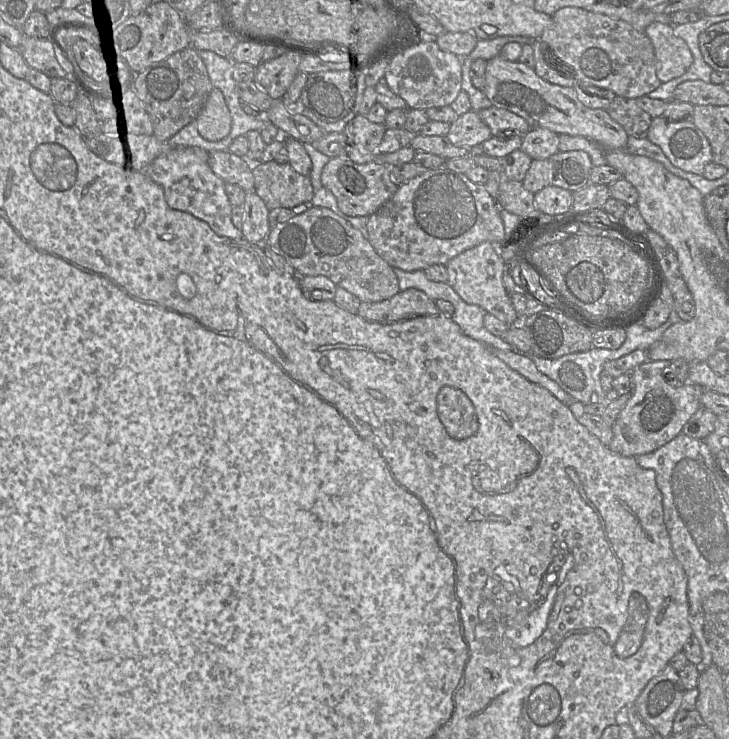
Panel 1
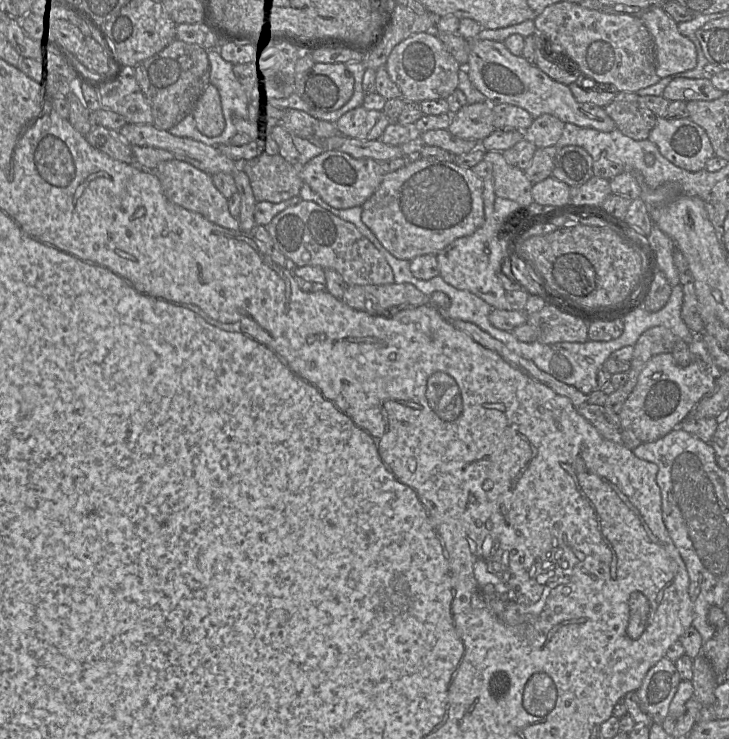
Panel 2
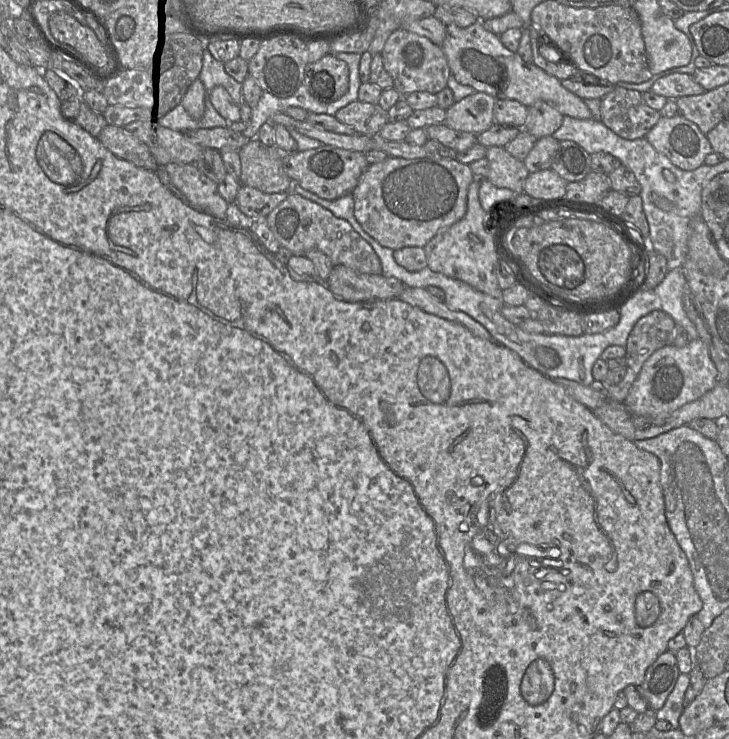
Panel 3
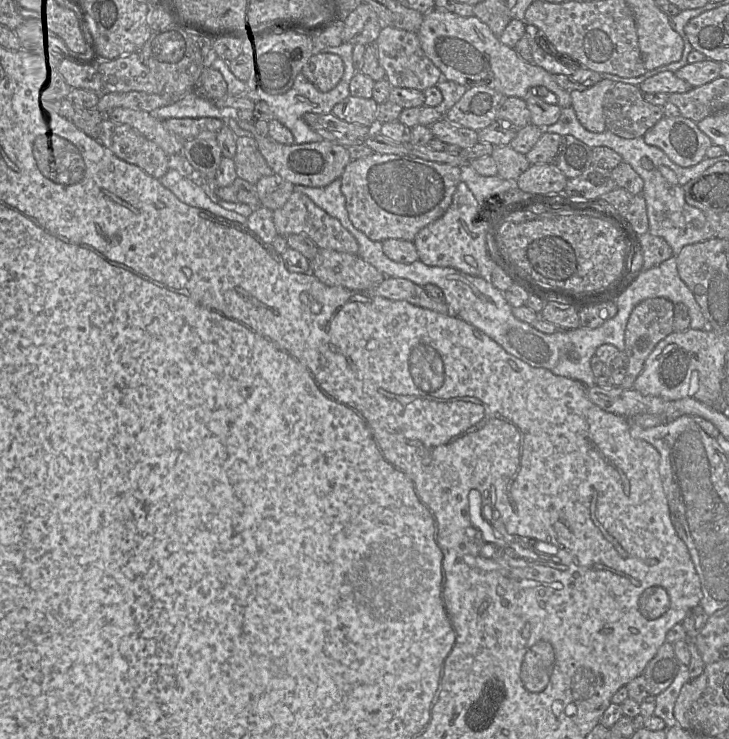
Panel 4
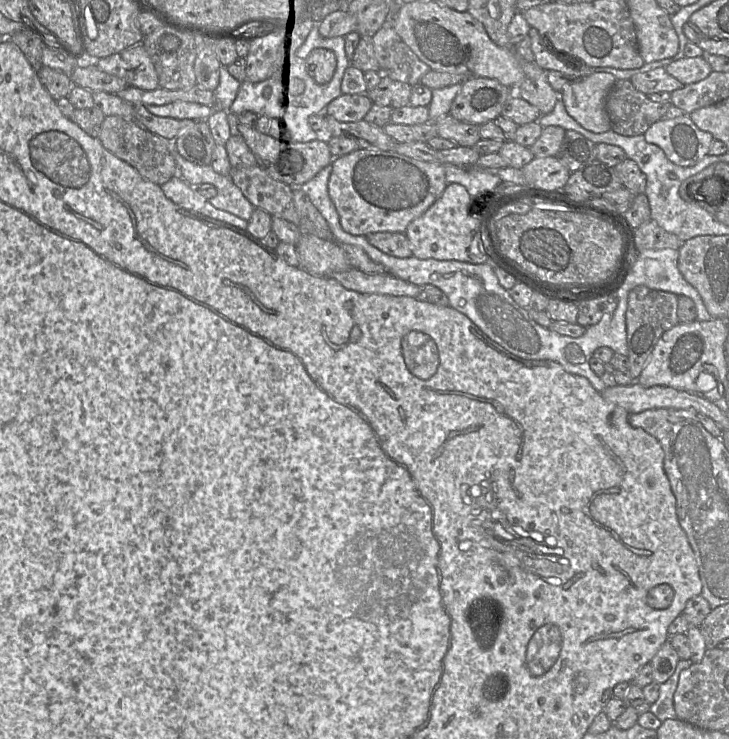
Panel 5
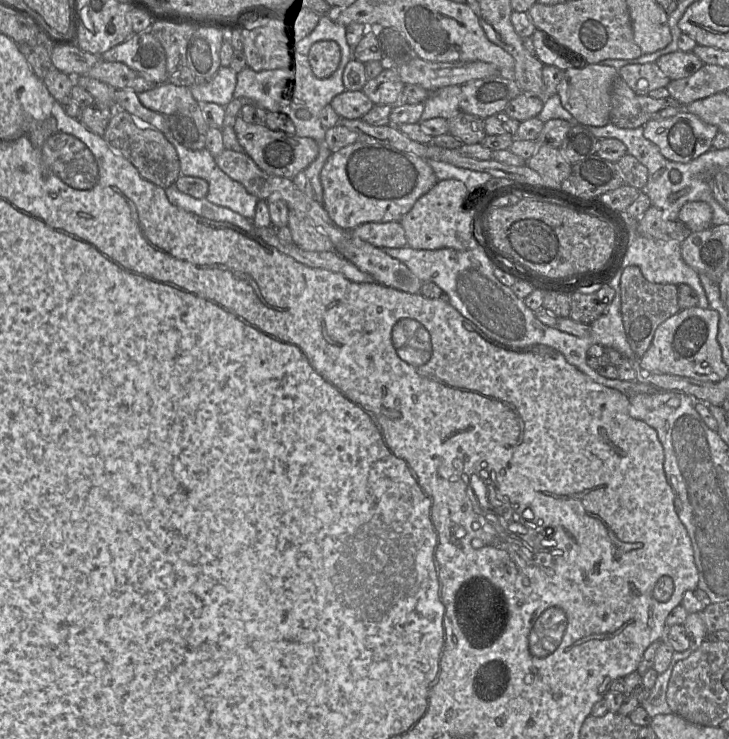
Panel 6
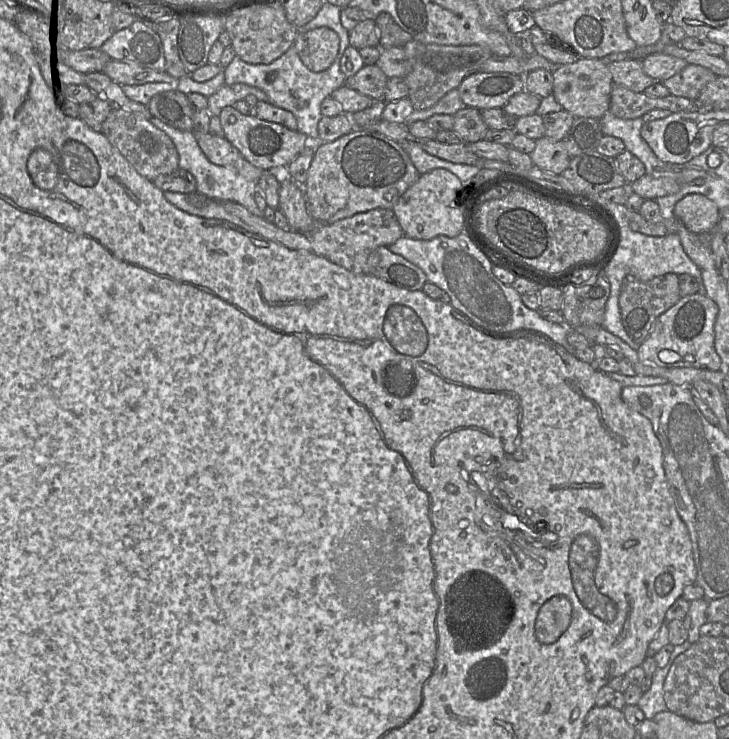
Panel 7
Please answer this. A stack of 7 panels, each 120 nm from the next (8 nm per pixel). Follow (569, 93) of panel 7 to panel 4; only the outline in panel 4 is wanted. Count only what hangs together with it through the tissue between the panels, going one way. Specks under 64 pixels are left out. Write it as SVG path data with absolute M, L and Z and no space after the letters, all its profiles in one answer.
M602 79L597 84L583 91L570 92L572 108L584 128L593 133L602 133L606 128L603 112L603 101L615 82Z

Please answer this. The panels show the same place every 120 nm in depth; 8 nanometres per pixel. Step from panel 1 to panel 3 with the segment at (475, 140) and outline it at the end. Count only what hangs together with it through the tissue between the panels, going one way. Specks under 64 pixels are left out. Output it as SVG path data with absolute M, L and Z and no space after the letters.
M476 91L446 110L444 124L457 131L478 135L494 124L495 105L494 97Z

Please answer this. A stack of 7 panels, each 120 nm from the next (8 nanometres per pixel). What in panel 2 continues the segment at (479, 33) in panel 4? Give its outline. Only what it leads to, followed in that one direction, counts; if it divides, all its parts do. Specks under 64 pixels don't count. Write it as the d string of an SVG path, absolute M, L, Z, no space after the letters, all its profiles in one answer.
M477 36L468 41L470 51L466 68L469 79L491 104L511 104L523 108L533 119L549 114L563 123L601 132L616 129L614 121L603 107L577 101L567 85L553 80L522 56L513 55L503 42L478 40Z

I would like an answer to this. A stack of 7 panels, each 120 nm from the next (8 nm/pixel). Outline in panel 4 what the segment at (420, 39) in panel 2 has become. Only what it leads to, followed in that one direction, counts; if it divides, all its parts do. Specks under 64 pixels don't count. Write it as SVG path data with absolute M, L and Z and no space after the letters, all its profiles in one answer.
M385 26L375 41L380 65L392 87L411 88L424 92L437 86L443 78L441 71L424 53L417 33Z

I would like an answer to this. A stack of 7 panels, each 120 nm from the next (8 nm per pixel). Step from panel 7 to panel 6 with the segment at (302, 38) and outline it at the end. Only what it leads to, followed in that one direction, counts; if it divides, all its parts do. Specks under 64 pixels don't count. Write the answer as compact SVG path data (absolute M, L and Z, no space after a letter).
M321 40L309 47L308 57L316 77L325 79L337 70L341 61L341 49L335 41Z

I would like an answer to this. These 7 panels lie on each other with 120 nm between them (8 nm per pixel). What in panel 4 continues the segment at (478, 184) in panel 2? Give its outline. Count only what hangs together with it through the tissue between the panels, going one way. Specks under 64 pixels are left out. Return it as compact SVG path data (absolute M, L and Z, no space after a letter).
M373 154L352 159L345 167L341 179L341 191L353 225L374 241L394 238L414 241L417 233L440 218L449 208L457 185L461 181L460 166L424 160L412 155Z

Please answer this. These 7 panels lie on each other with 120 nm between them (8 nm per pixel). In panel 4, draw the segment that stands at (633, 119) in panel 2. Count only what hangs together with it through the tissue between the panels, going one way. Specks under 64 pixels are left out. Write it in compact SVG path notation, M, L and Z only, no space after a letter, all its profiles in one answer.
M616 82L603 101L606 128L625 138L643 138L663 117L663 107L644 99L638 86Z

